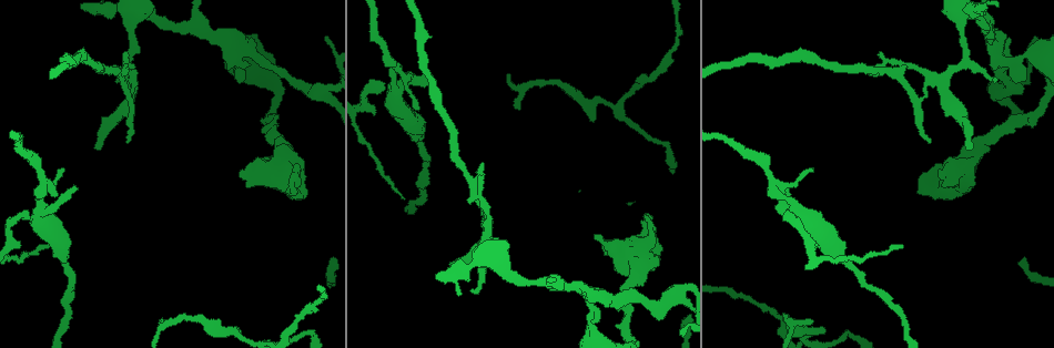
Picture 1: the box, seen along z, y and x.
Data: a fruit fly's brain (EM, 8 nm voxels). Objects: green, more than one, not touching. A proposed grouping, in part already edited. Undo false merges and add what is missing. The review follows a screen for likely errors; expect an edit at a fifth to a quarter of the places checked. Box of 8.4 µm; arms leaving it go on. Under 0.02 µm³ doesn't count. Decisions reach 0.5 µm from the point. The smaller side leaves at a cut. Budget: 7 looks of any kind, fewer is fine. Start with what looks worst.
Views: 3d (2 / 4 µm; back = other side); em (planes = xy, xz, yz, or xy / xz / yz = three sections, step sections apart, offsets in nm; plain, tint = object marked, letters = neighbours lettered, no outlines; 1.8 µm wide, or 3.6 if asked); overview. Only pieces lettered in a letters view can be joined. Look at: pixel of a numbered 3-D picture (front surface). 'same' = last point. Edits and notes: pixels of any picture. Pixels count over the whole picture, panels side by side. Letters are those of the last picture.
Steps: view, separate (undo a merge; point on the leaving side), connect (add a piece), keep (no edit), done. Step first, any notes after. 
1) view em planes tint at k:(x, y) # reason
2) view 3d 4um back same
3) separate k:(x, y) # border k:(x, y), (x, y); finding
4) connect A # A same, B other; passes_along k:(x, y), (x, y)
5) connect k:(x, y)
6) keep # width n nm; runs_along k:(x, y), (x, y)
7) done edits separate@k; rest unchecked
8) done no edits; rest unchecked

view 3d 4um at 1:(799, 216) # looks like a crossing

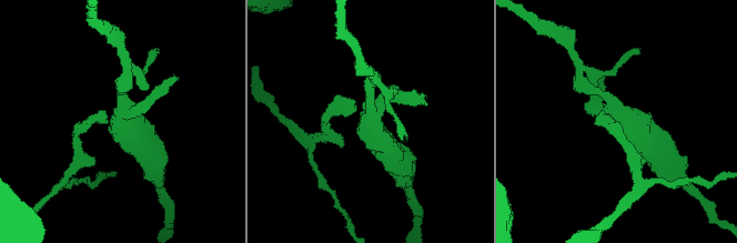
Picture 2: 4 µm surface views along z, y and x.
view em planes letters at 2:(369, 121) # arms 4

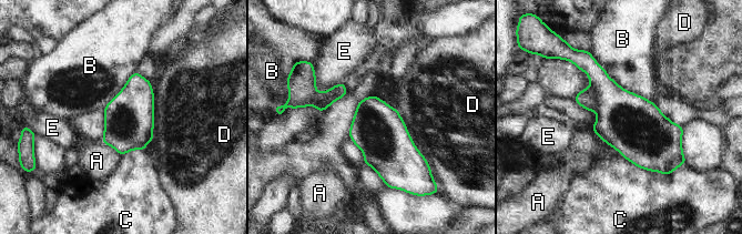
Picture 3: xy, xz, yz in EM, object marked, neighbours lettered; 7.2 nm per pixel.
separate 3:(588, 99) # A other, B other, C other, D other, E other; border 3:(591, 83), (598, 95), (596, 111); two cells meet here

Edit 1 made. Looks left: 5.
view em planes letters at 1:(972, 148) # branch stops here

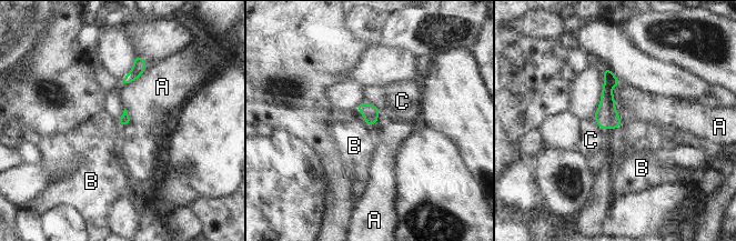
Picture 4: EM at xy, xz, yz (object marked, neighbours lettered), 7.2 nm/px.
keep # A other, B other, C other; border 4:(364, 122), (370, 127); none of them fits

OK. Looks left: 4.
view em xz step 4 tint at 1:(162, 318) # branch stops here

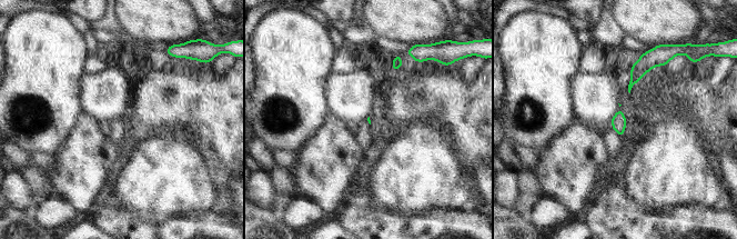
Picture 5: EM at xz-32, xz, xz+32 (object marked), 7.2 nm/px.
view em planes letters same

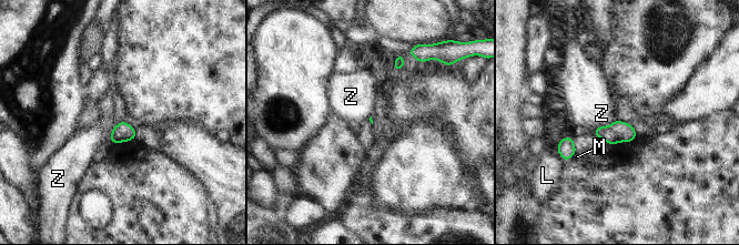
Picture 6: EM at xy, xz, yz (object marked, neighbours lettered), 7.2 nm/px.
keep # L other, M other, Z other; border 6:(615, 121), (594, 131); no lettered piece goes on from it

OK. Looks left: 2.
done edits separate@3; rest unchecked

